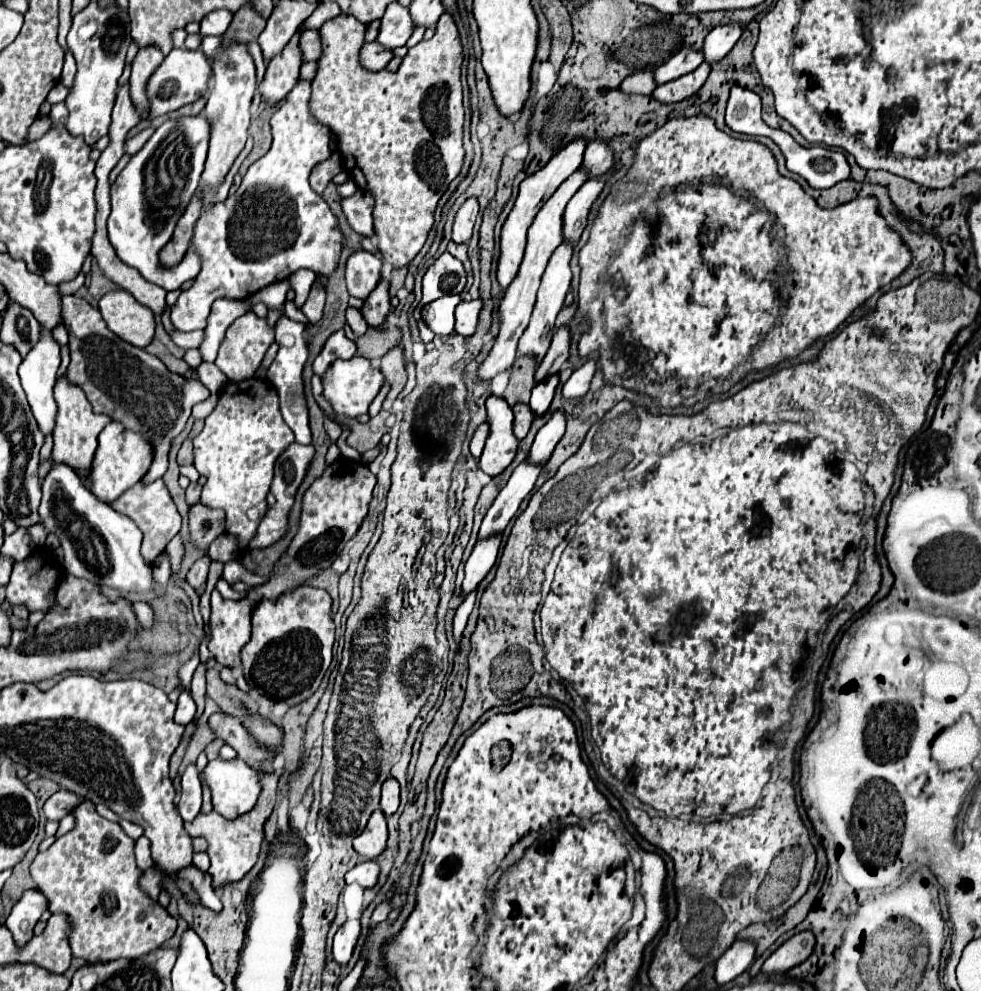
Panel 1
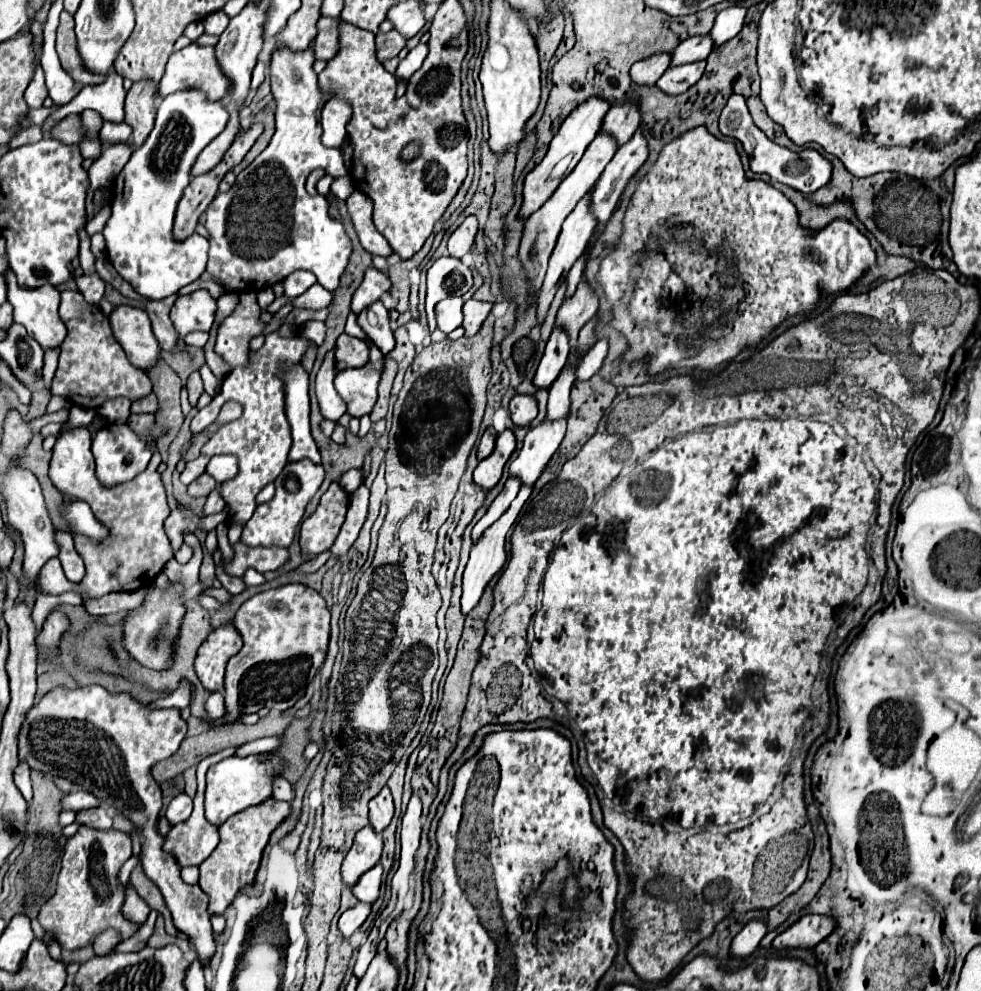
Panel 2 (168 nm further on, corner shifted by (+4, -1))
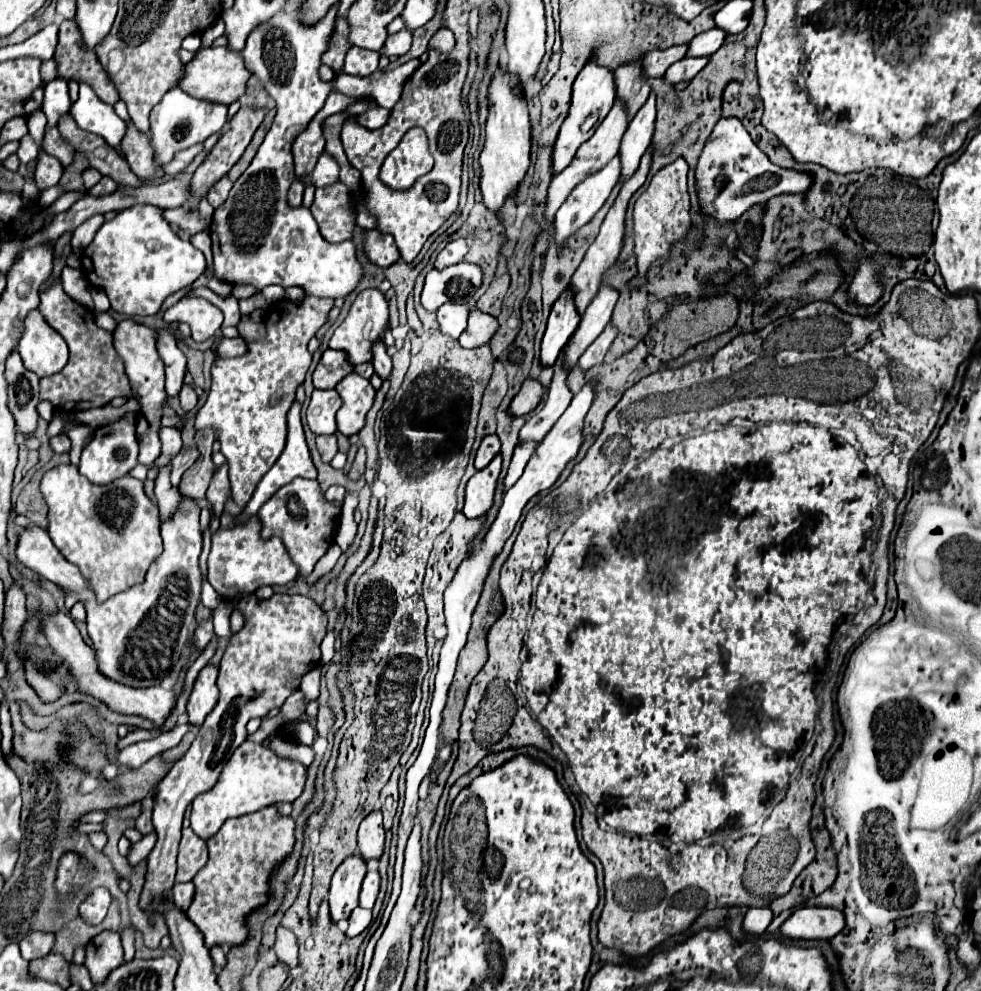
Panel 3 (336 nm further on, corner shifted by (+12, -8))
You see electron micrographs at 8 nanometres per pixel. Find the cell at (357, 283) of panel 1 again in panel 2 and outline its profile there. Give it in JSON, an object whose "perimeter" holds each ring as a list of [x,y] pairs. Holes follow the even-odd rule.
{"perimeter":[[[370,267],[366,271],[366,275],[364,275],[364,281],[362,281],[360,289],[356,289],[356,293],[352,297],[352,311],[356,315],[360,315],[360,311],[364,311],[372,303],[380,301],[380,297],[386,291],[390,291],[390,287],[392,287],[392,283],[390,283],[388,275],[378,271],[378,269],[374,269],[374,267]]]}

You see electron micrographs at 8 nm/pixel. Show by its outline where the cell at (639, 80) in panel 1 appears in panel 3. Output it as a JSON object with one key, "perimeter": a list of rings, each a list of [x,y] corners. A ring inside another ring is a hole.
{"perimeter":[[[686,44],[684,46],[672,46],[668,50],[654,50],[642,56],[642,72],[646,78],[662,78],[666,68],[686,54]]]}

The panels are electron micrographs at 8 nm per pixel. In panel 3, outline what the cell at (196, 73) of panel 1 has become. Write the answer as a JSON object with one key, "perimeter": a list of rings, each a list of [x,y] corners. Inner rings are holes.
{"perimeter":[[[202,48],[194,54],[194,58],[184,66],[184,72],[180,76],[178,88],[184,92],[208,100],[208,102],[220,102],[220,104],[232,104],[236,102],[246,88],[246,82],[252,74],[248,74],[244,60],[240,54],[232,54],[228,48]]]}

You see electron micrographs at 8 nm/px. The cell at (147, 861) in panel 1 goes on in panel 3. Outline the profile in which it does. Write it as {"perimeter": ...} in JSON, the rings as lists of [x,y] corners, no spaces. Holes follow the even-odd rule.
{"perimeter":[[[94,888],[88,894],[88,898],[80,904],[80,916],[90,924],[98,924],[106,916],[110,904],[112,904],[112,894],[106,888]]]}

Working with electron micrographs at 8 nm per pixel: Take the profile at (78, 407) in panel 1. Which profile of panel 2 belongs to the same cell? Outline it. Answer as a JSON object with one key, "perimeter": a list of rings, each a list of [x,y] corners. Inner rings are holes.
{"perimeter":[[[150,414],[131,415],[128,419],[129,427],[144,439],[152,452],[152,457],[144,473],[136,475],[136,479],[128,483],[120,483],[116,487],[104,487],[94,475],[94,457],[90,451],[92,437],[88,429],[70,429],[64,431],[56,445],[54,455],[50,461],[50,479],[54,487],[62,493],[64,501],[86,501],[96,515],[108,527],[108,539],[104,543],[88,543],[82,535],[72,533],[76,551],[82,555],[86,565],[86,577],[79,584],[71,583],[64,575],[61,563],[57,557],[48,560],[39,573],[38,591],[46,595],[60,595],[66,591],[88,593],[90,597],[102,597],[112,591],[138,591],[154,583],[158,573],[164,569],[166,561],[174,557],[170,541],[164,533],[164,519],[168,517],[170,509],[166,503],[164,485],[158,475],[158,465],[162,462],[161,455],[156,448],[156,442],[150,436],[149,430],[155,422],[155,416]]]}

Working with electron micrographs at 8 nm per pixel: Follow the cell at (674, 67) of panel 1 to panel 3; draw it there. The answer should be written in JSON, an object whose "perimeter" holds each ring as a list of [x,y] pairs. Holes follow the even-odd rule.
{"perimeter":[[[712,28],[712,30],[704,32],[704,34],[698,34],[698,36],[692,38],[692,42],[688,44],[686,56],[690,56],[690,58],[700,58],[700,56],[708,58],[708,56],[712,56],[712,54],[722,46],[724,38],[726,38],[726,34],[724,34],[724,30],[720,30],[720,28]]]}

